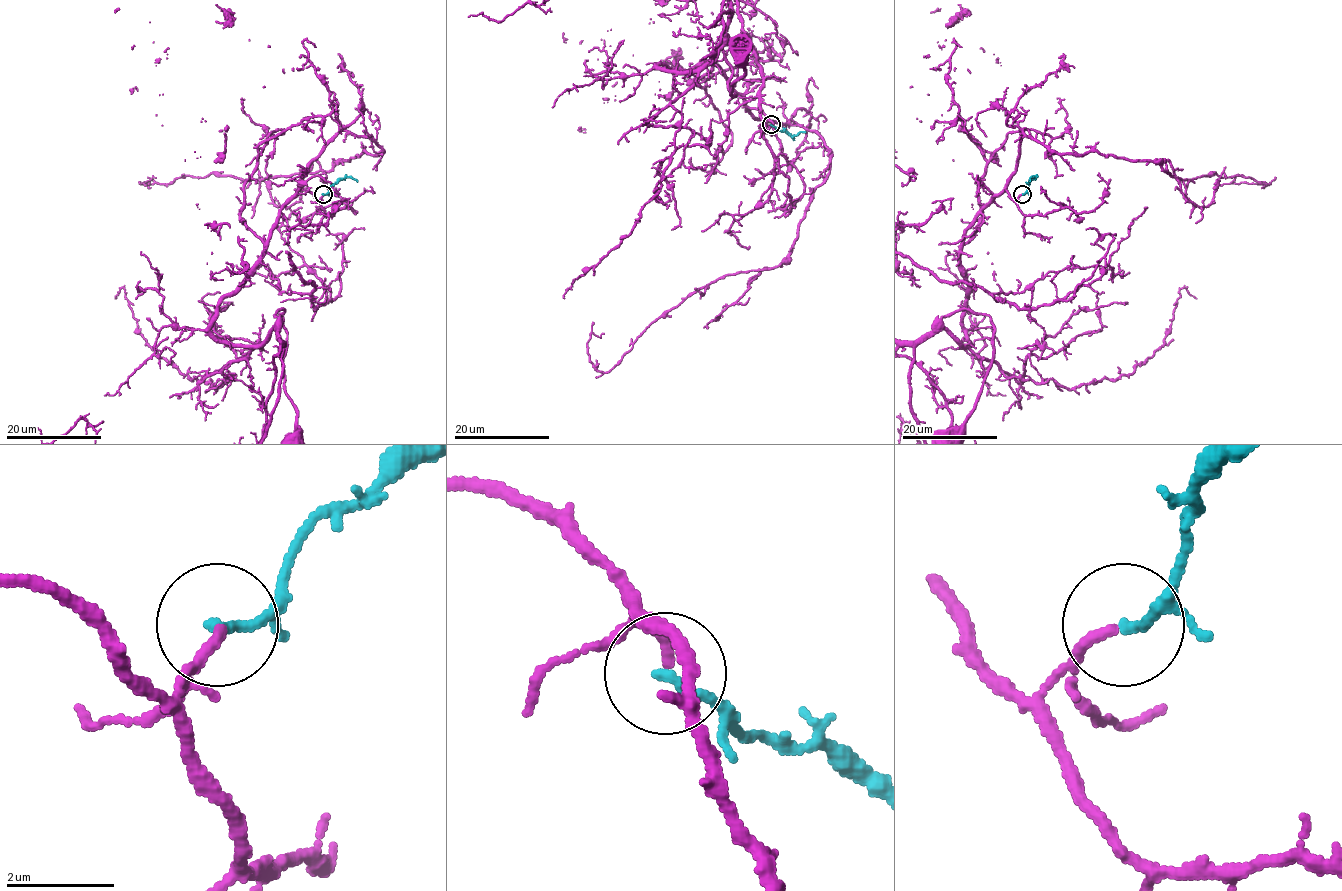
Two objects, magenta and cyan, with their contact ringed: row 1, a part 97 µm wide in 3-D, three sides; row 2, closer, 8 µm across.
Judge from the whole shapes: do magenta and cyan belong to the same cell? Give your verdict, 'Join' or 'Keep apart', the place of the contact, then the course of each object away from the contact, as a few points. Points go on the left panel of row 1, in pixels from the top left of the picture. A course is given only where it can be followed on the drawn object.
Join. Place: (323, 194). Course of magenta: (323, 194), (300, 190), (280, 211), (264, 255), (209, 330), (259, 345), (282, 309). Course of cyan: (323, 194), (344, 178), (351, 177), (357, 182)

